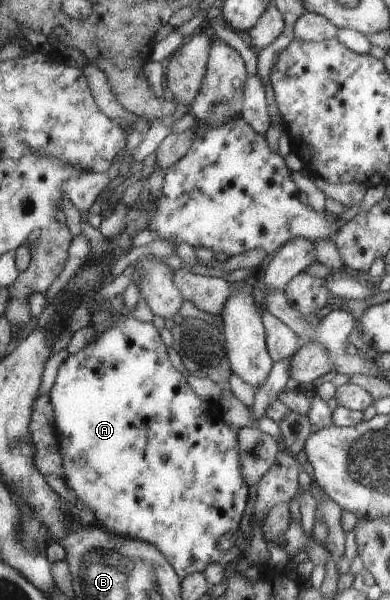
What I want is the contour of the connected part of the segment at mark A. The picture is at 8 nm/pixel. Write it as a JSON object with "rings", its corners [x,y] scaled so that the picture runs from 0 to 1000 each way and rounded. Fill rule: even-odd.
{"rings":[[[333,525],[308,527],[287,543],[256,558],[246,558],[244,565],[228,570],[218,582],[177,592],[164,600],[149,618],[131,658],[146,687],[146,715],[172,787],[169,805],[174,812],[192,818],[203,832],[200,843],[210,840],[210,847],[231,847],[241,853],[249,875],[269,885],[354,898],[408,913],[408,918],[428,928],[428,935],[441,942],[441,947],[449,947],[449,952],[459,955],[462,963],[472,963],[500,953],[521,953],[544,937],[567,940],[577,947],[621,925],[621,915],[610,912],[569,920],[569,917],[559,917],[554,903],[559,903],[559,893],[610,883],[615,867],[621,867],[626,850],[631,850],[631,837],[636,837],[636,810],[631,810],[631,802],[618,788],[610,737],[610,718],[615,715],[600,712],[600,727],[595,727],[592,710],[569,703],[564,697],[554,703],[549,670],[518,665],[518,680],[513,680],[513,660],[482,640],[467,622],[441,610],[441,603],[431,600],[421,572],[413,557],[390,542],[390,537],[367,537]]]}

